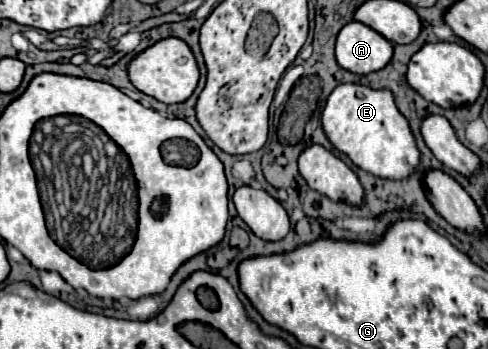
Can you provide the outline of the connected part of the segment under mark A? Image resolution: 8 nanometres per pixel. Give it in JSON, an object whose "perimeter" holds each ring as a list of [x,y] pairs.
{"perimeter":[[[348,23],[336,41],[338,65],[356,75],[380,71],[390,63],[394,45],[364,23]]]}

